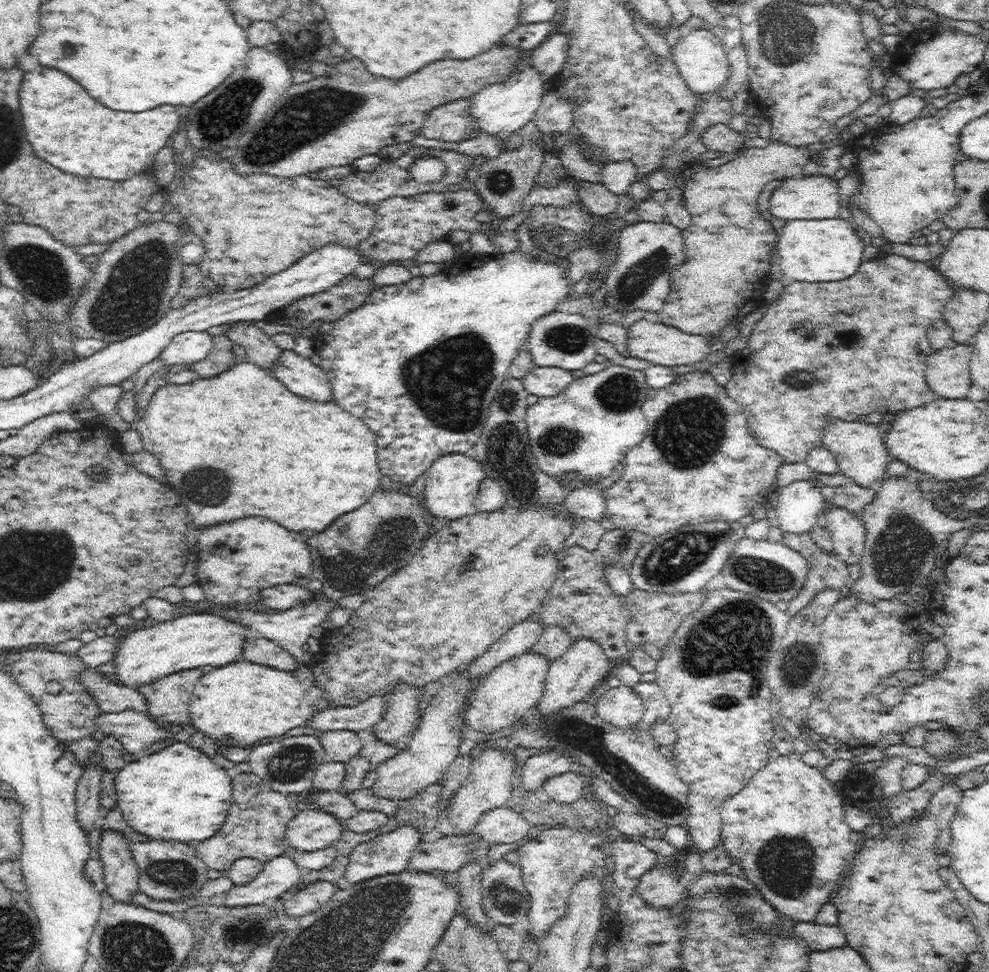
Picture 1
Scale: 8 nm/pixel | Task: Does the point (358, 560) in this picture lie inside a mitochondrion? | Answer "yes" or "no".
yes

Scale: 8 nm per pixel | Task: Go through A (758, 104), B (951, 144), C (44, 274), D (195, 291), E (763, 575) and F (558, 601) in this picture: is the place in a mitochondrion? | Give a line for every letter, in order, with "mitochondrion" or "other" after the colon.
A: other
B: other
C: mitochondrion
D: other
E: mitochondrion
F: other

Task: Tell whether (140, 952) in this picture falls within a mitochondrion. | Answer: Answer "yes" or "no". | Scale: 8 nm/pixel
yes

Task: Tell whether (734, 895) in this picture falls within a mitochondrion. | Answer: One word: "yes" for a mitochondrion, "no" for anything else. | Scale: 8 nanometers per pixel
yes

